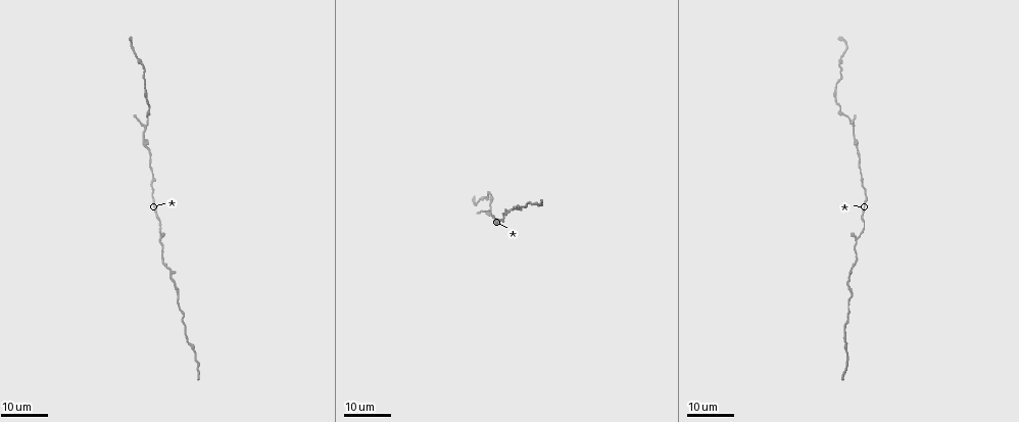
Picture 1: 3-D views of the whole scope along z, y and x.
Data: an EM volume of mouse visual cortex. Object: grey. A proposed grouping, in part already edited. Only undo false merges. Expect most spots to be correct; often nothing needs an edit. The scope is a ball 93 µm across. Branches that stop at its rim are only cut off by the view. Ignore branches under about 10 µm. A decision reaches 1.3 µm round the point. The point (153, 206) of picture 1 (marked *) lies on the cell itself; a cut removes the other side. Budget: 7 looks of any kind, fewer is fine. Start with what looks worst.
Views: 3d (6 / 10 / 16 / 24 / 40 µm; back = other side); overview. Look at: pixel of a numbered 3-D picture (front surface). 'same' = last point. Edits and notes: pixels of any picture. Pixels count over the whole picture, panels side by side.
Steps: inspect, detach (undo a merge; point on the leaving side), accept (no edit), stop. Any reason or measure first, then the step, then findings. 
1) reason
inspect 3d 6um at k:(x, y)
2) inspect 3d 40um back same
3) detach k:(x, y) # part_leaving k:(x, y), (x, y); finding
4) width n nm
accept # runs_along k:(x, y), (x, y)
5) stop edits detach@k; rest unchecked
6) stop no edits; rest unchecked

sudden change in width
inspect 3d 24um at 1:(161, 246)

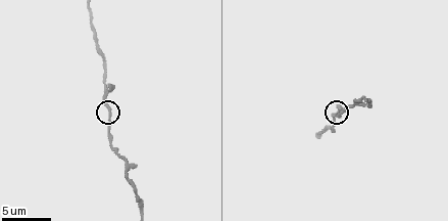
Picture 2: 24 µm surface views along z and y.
inspect 3d 10um at 2:(107, 108)

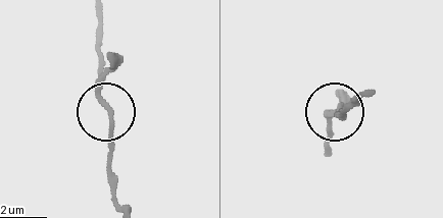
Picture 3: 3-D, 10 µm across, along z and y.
from behind
inspect 3d 10um back at 3:(108, 107)

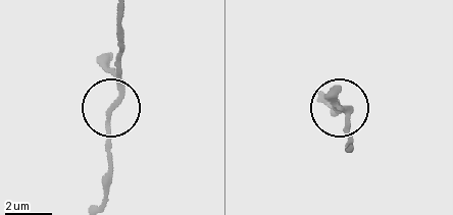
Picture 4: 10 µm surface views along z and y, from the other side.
accept # runs_along 4:(121, 11), (121, 93), (110, 116), (110, 167); continuous, no second cell

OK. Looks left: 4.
two arms in line, one across
inspect 3d 16um at 1:(146, 124)

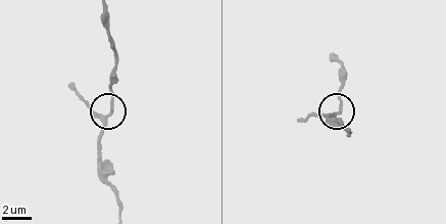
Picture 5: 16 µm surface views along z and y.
inspect 3d 10um at 5:(338, 109)

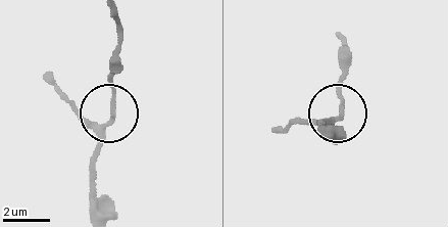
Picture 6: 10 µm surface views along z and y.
arms 3
accept # all the same cell

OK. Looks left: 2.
inspect 3d 16um at 1:(147, 149)

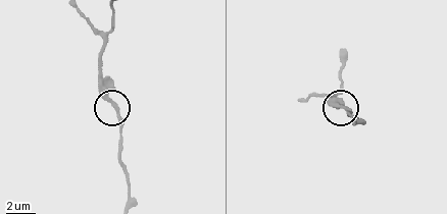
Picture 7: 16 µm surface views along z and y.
closer look
inspect 3d 6um at 7:(117, 107)

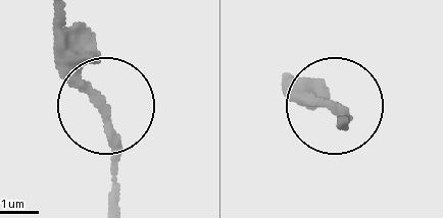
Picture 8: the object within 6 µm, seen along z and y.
accept # runs_along 8:(116, 196), (103, 99), (61, 34); one cell here

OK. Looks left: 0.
stop no edits; rest unchecked

